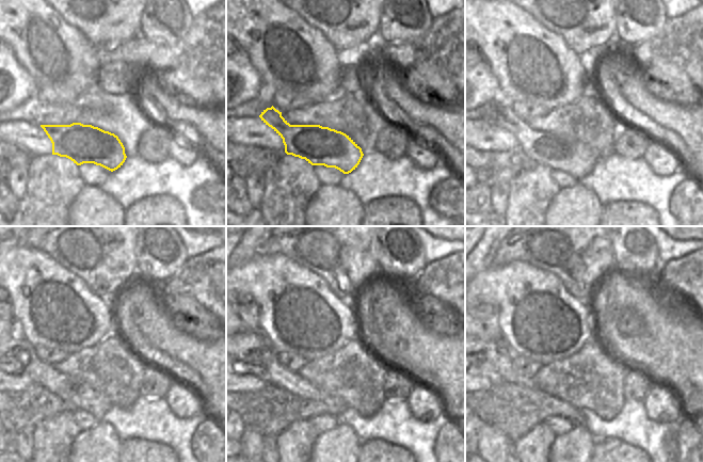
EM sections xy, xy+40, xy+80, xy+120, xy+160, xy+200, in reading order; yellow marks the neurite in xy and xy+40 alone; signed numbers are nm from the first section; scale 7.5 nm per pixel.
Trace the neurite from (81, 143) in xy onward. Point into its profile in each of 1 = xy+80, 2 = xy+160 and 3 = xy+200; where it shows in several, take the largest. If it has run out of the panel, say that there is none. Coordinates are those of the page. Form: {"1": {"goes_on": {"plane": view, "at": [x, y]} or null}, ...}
{"1": {"goes_on": {"plane": "xy+80", "at": [558, 152]}}, "2": {"goes_on": {"plane": "xy+160", "at": [248, 341]}}, "3": {"goes_on": {"plane": "xy+200", "at": [486, 348]}}}

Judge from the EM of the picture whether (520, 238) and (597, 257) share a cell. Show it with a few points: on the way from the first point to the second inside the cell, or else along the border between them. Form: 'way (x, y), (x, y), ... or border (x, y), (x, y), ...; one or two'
way (539, 238), (566, 238), (578, 250); one

